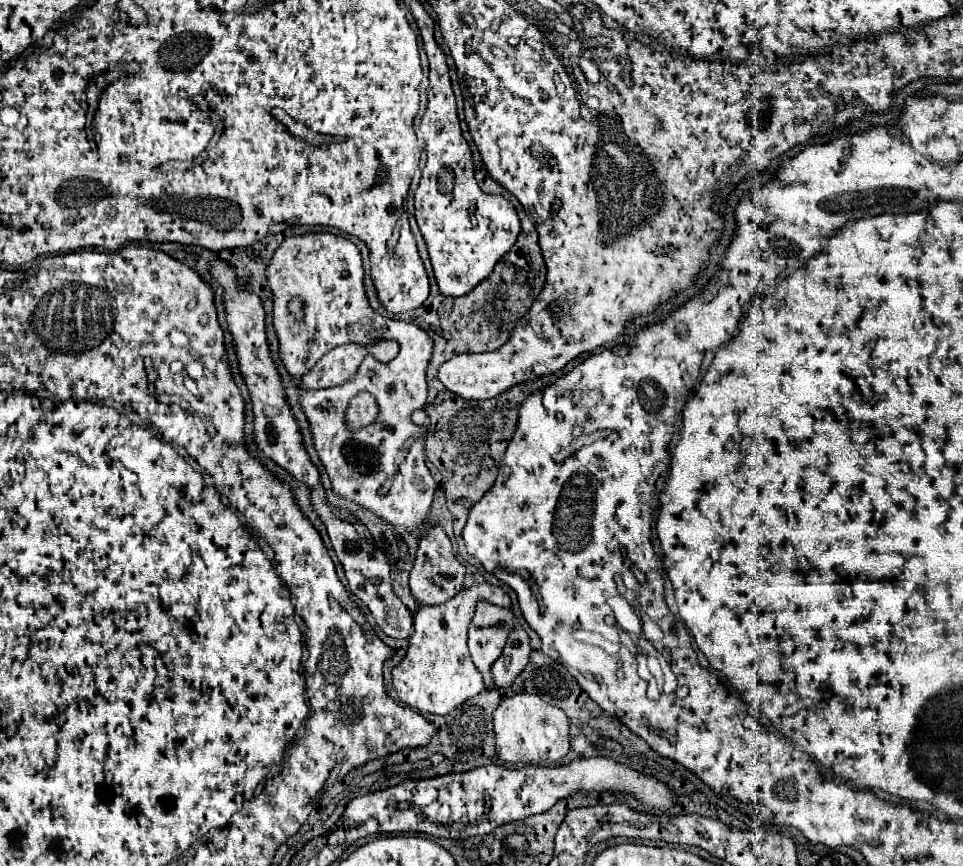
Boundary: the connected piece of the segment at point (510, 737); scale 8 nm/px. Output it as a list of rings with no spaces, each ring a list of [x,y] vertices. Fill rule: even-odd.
[[[513,695],[499,703],[493,713],[493,731],[495,731],[495,751],[503,763],[541,763],[541,761],[559,761],[569,751],[569,719],[567,715],[543,703],[537,695]]]

